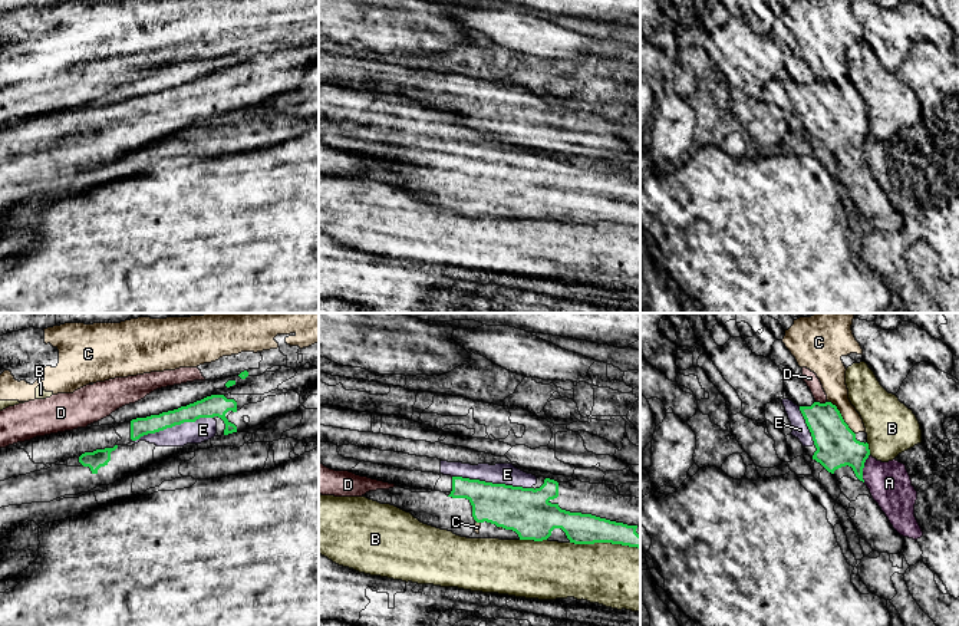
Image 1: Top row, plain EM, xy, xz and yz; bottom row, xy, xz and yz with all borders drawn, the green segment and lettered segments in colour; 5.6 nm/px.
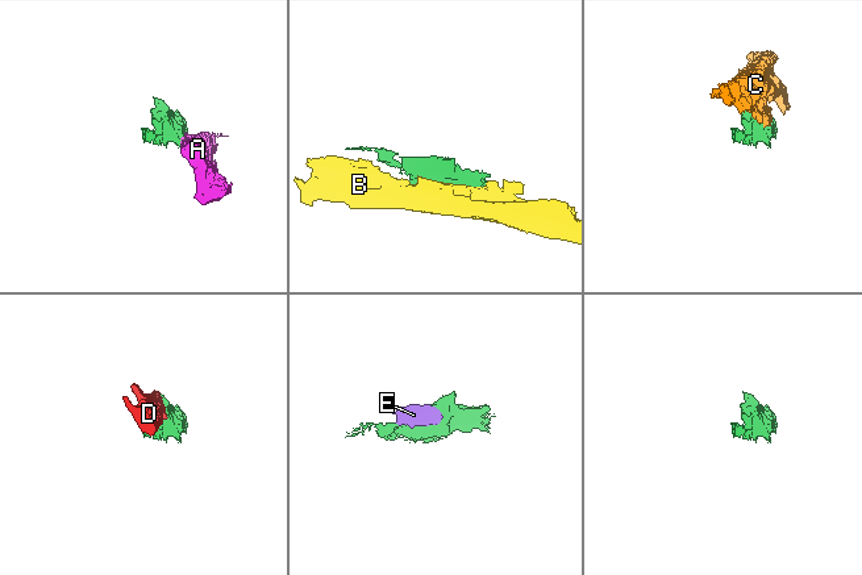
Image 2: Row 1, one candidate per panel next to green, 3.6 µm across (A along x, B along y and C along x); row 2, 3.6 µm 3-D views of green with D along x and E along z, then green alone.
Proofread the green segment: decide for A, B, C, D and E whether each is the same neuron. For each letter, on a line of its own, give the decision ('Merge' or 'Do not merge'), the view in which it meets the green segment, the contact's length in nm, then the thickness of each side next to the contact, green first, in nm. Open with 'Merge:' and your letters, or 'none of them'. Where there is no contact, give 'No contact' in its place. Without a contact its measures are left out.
Merge: E
A: Do not merge. Touches green in yz. Shared border 160 nm. Thickness 220 nm (green) against 240 nm
B: Do not merge. Touches green in xz. Shared border 400 nm. Thickness 180 nm (green) against 360 nm
C: Do not merge. Touches green in yz. Shared border 240 nm. Thickness 220 nm (green) against 160 nm
D: Do not merge. Touches green in yz. Shared border 70 nm. Thickness 220 nm (green) against 80 nm
E: Merge. Touches green in xy. Shared border 480 nm. Thickness 120 nm (green) against 130 nm

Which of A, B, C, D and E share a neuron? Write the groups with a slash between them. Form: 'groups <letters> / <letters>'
groups A / B / C D / E

